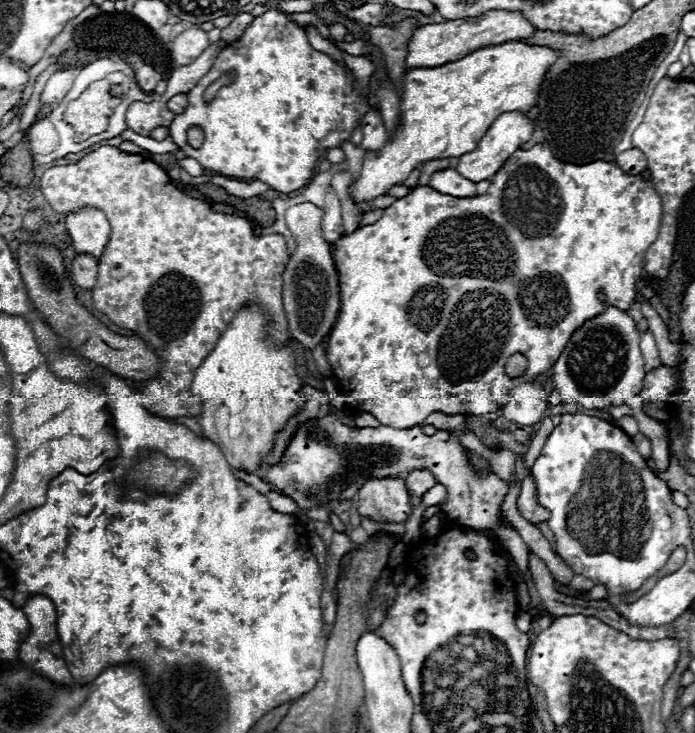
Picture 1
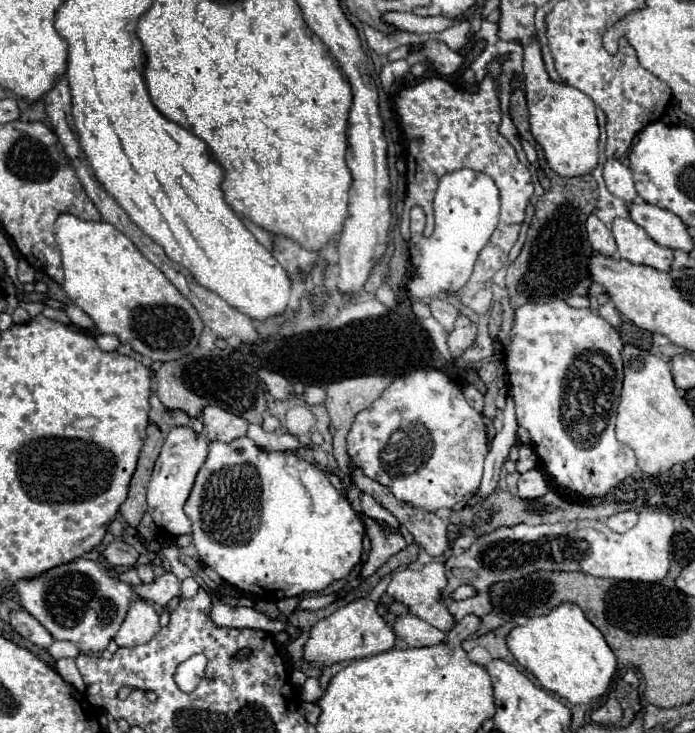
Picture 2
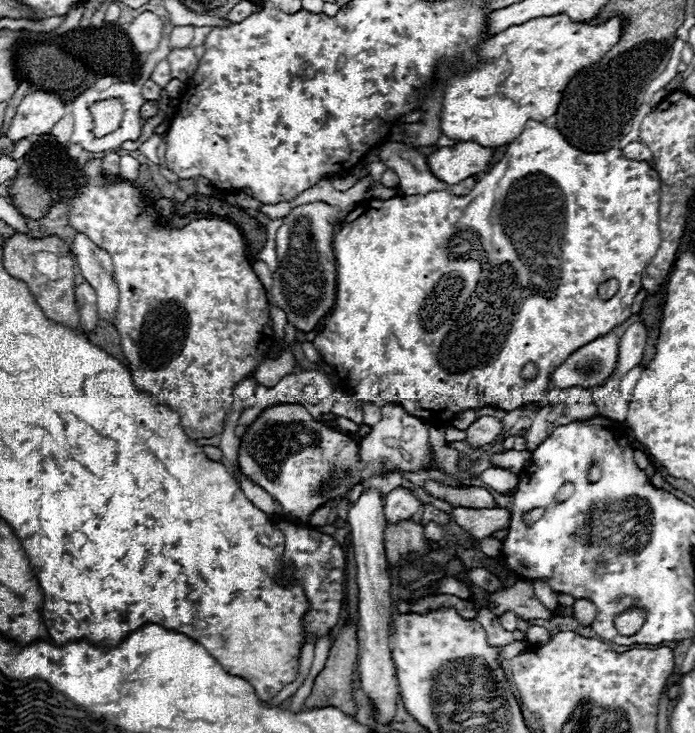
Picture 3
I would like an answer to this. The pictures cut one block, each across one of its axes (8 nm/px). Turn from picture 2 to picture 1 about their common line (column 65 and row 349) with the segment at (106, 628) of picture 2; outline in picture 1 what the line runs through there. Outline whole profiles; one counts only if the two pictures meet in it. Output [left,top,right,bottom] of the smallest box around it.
[552,306,644,410]

